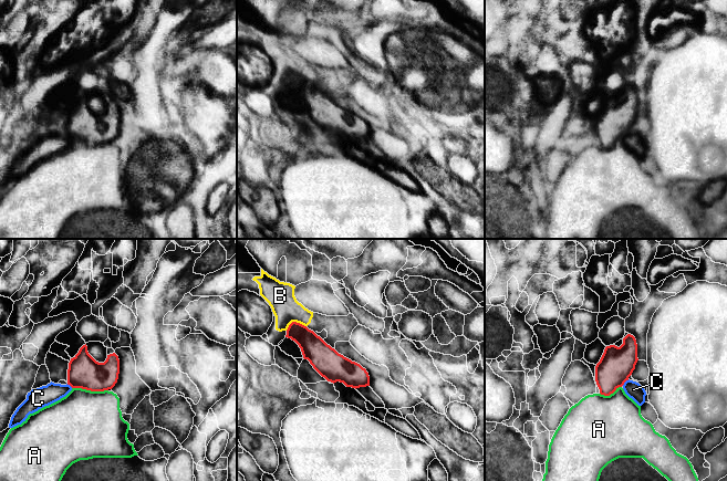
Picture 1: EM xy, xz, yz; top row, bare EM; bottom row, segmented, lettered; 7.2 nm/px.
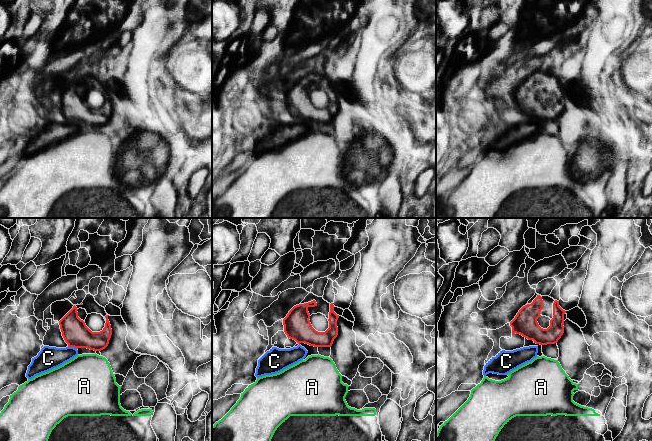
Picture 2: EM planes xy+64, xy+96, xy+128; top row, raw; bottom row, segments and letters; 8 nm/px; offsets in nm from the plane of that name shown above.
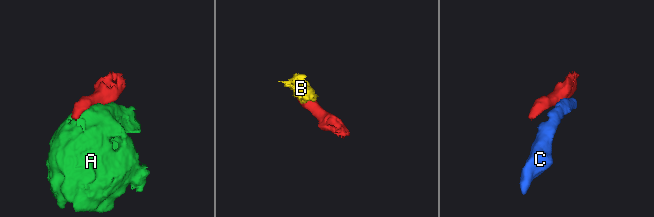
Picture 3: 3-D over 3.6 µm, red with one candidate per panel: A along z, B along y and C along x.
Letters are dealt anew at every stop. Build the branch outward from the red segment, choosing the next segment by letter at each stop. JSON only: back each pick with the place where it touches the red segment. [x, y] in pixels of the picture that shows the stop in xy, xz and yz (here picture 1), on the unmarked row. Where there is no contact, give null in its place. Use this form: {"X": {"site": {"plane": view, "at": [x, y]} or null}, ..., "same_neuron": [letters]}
{"same_neuron": []}

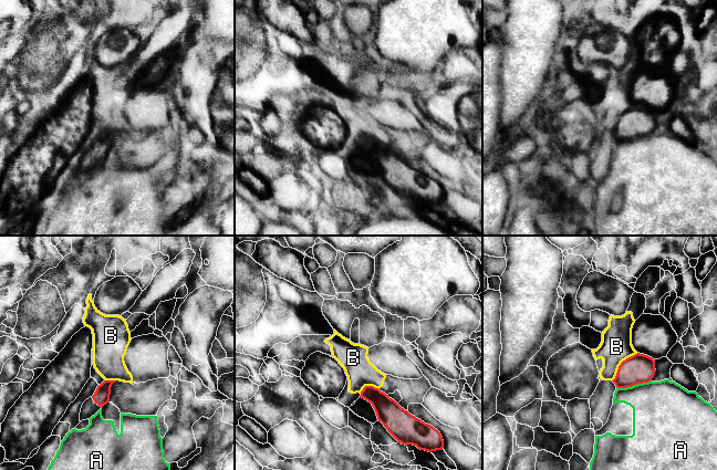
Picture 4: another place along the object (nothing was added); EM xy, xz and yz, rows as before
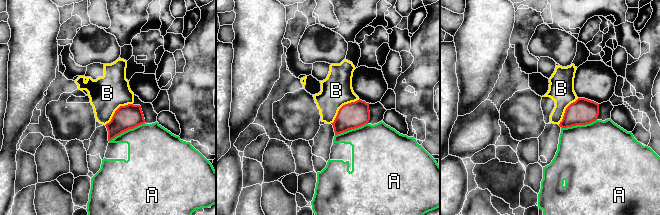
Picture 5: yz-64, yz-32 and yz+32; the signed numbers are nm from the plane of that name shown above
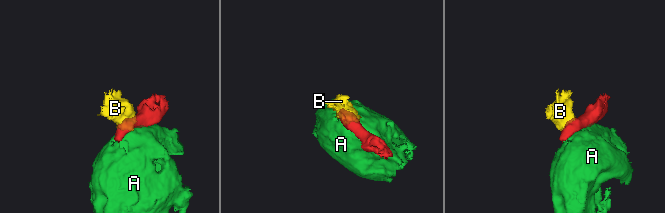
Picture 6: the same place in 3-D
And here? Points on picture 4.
{"same_neuron": []}

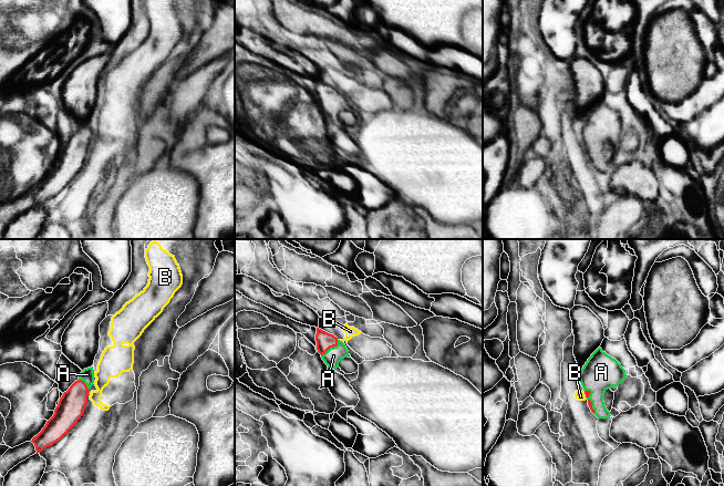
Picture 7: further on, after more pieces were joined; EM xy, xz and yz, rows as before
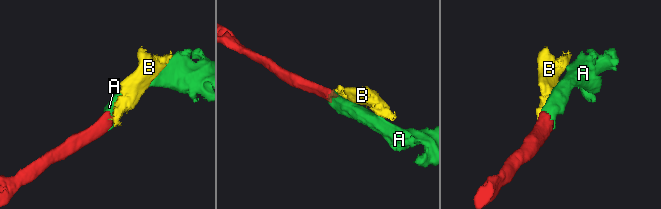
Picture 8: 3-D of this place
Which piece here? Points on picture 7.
{"A": {"site": {"plane": "xz", "at": [331, 99]}}, "same_neuron": ["A"]}

